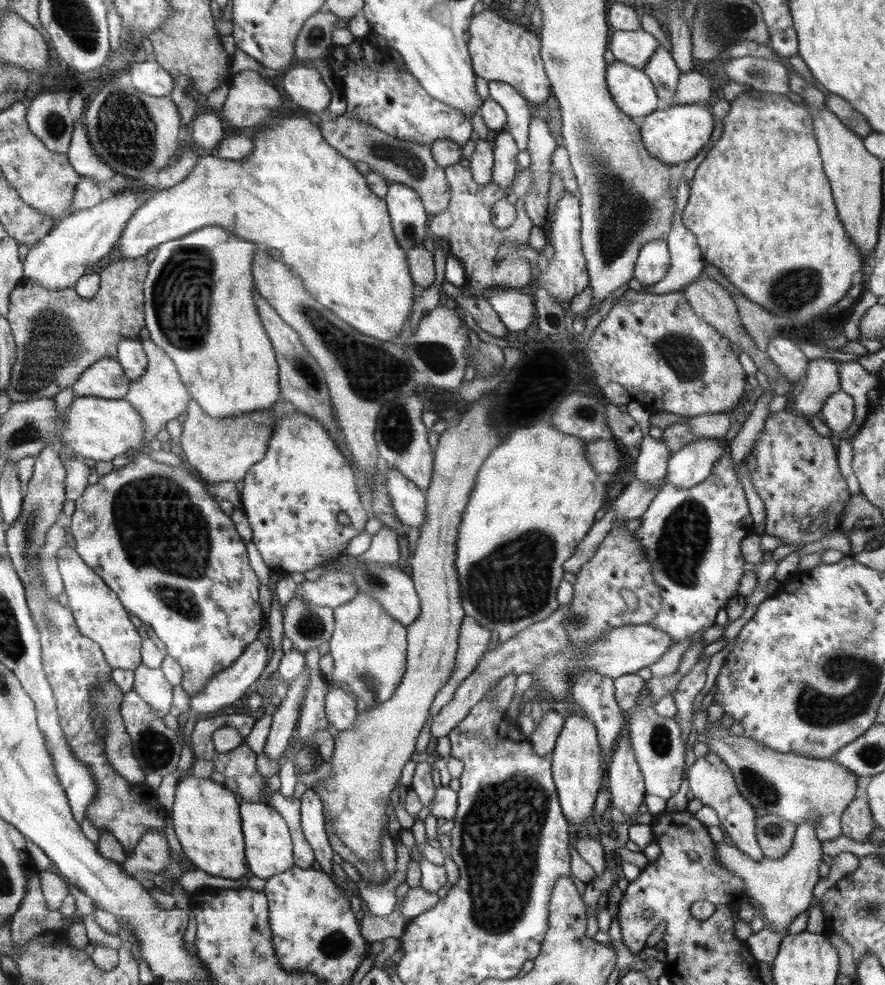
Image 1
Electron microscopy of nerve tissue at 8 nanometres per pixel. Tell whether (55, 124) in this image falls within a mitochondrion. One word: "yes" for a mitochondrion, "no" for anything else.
yes

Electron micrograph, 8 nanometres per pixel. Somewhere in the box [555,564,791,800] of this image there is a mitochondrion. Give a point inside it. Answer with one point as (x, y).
(661, 743)

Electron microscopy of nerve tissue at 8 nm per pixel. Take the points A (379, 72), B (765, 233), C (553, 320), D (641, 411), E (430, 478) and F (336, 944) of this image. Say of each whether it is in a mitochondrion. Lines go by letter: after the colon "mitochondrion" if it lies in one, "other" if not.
A: other
B: other
C: other
D: other
E: other
F: mitochondrion

